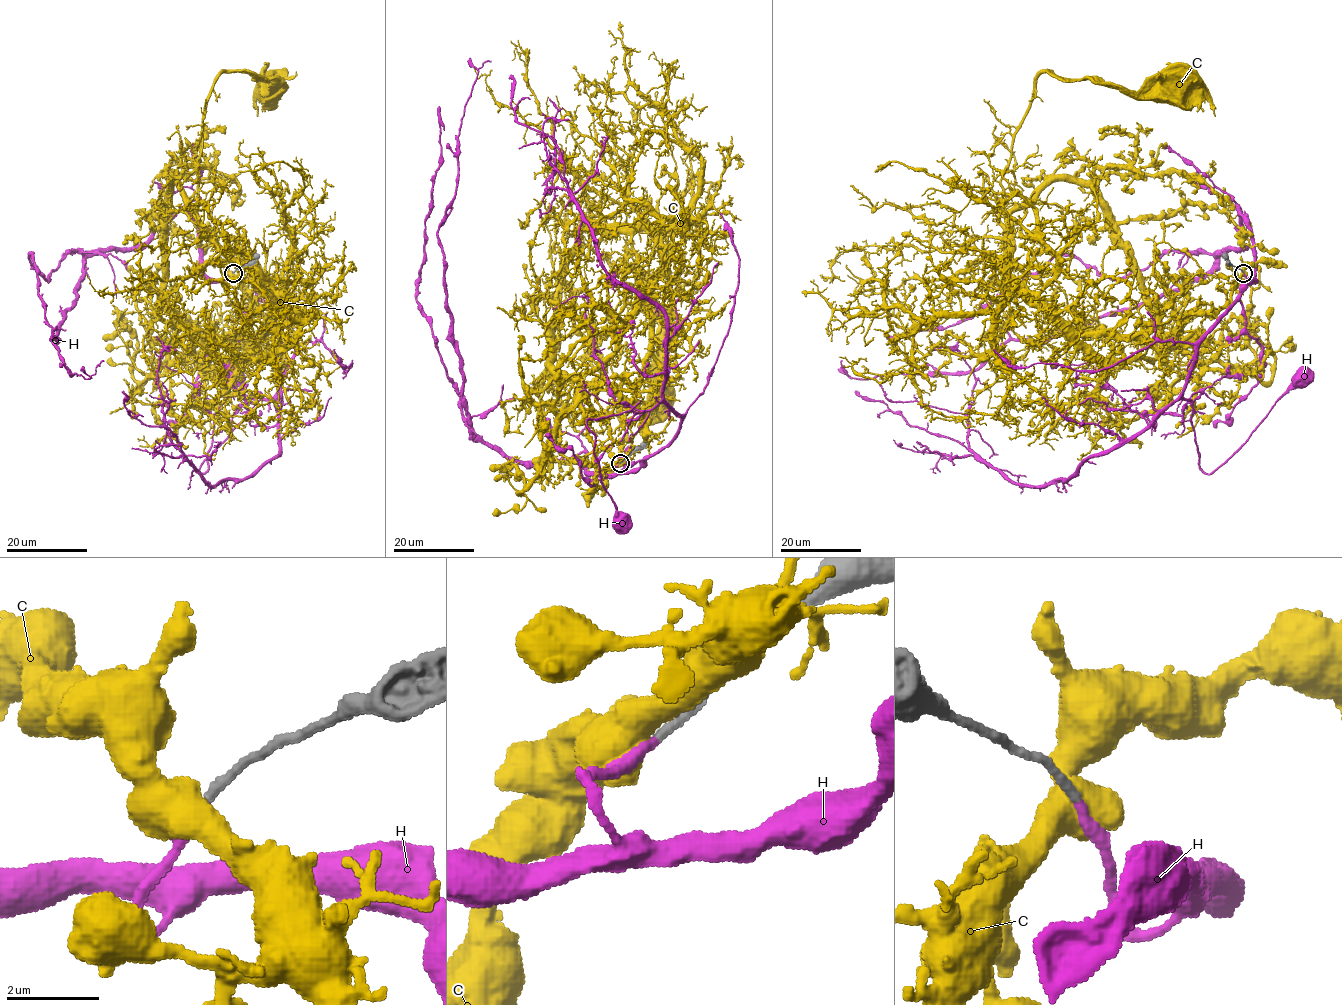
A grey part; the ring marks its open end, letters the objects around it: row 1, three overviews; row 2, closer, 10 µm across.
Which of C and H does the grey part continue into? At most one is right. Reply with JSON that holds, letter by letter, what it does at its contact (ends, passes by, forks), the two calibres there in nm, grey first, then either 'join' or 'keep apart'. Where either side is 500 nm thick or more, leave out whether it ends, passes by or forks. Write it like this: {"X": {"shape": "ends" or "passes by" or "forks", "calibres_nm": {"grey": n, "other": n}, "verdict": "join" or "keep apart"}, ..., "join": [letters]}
{"C": {"shape": "forks", "calibres_nm": {"grey": 200, "other": 460}, "verdict": "keep apart"}, "H": {"shape": "ends", "calibres_nm": {"grey": 200, "other": 240}, "verdict": "join"}, "join": ["H"]}

